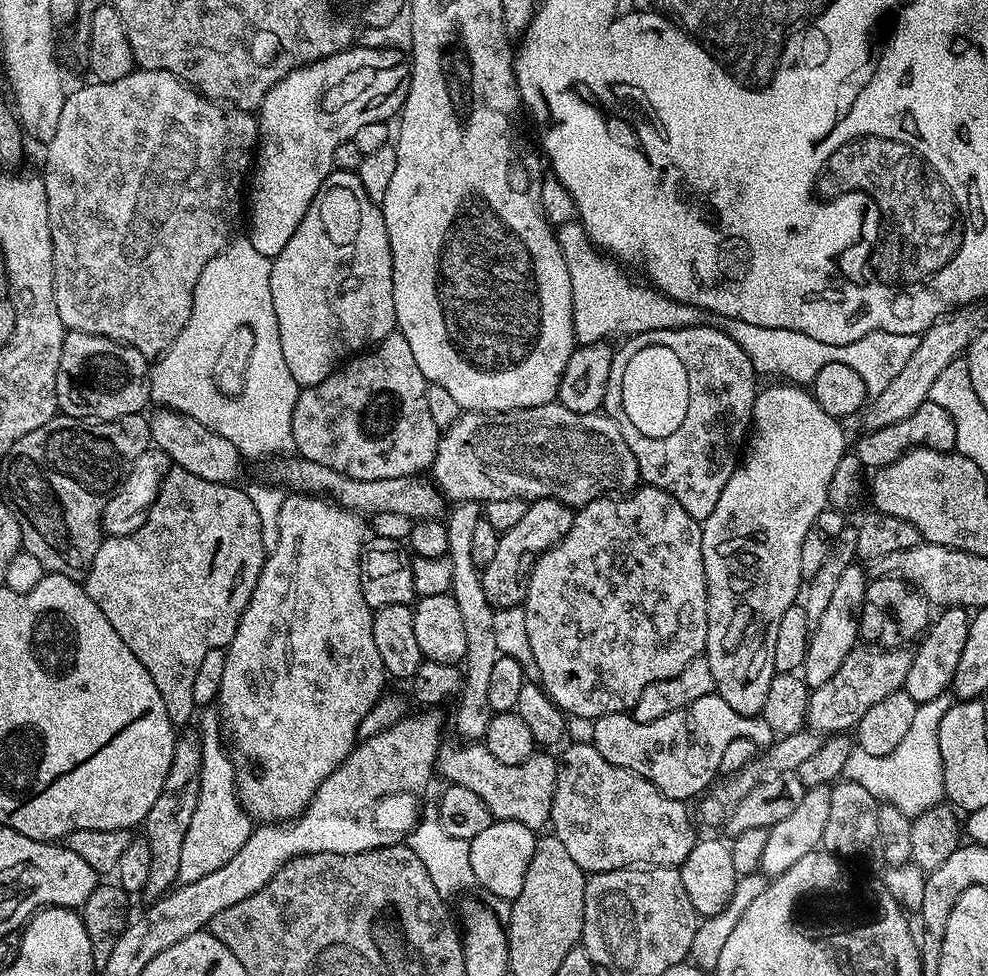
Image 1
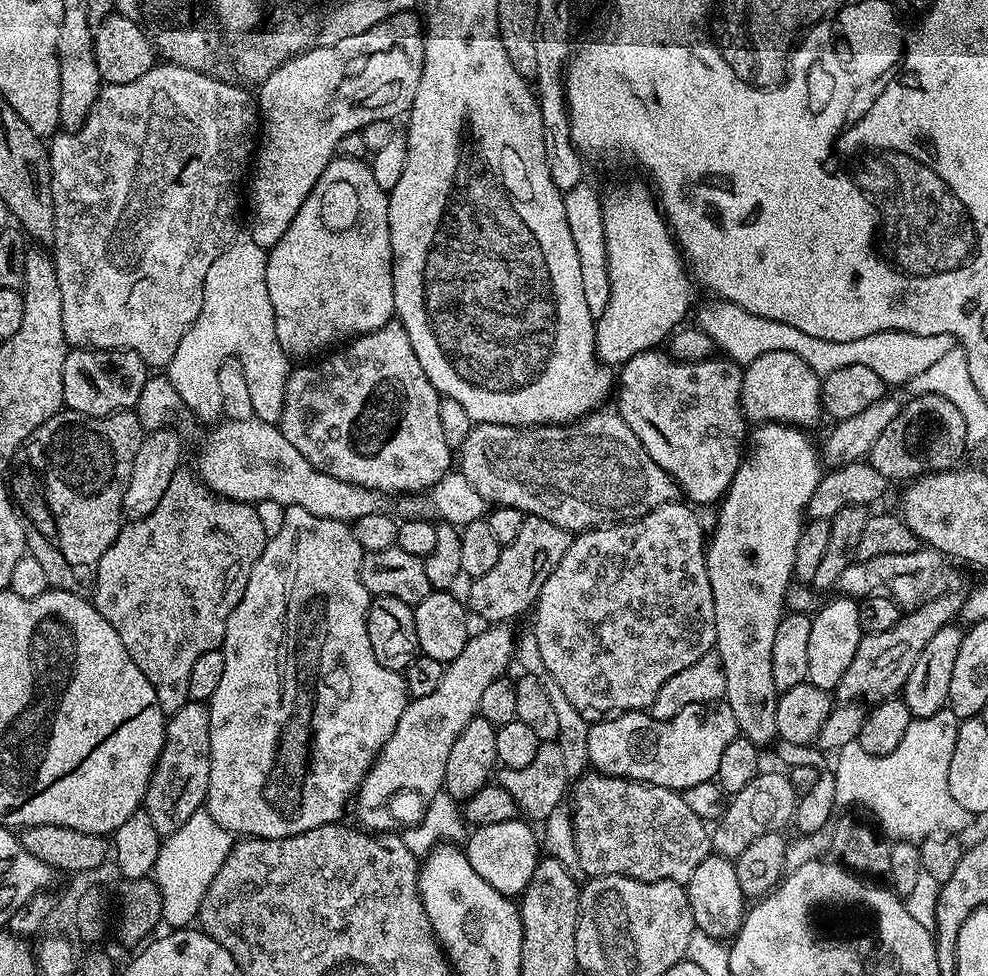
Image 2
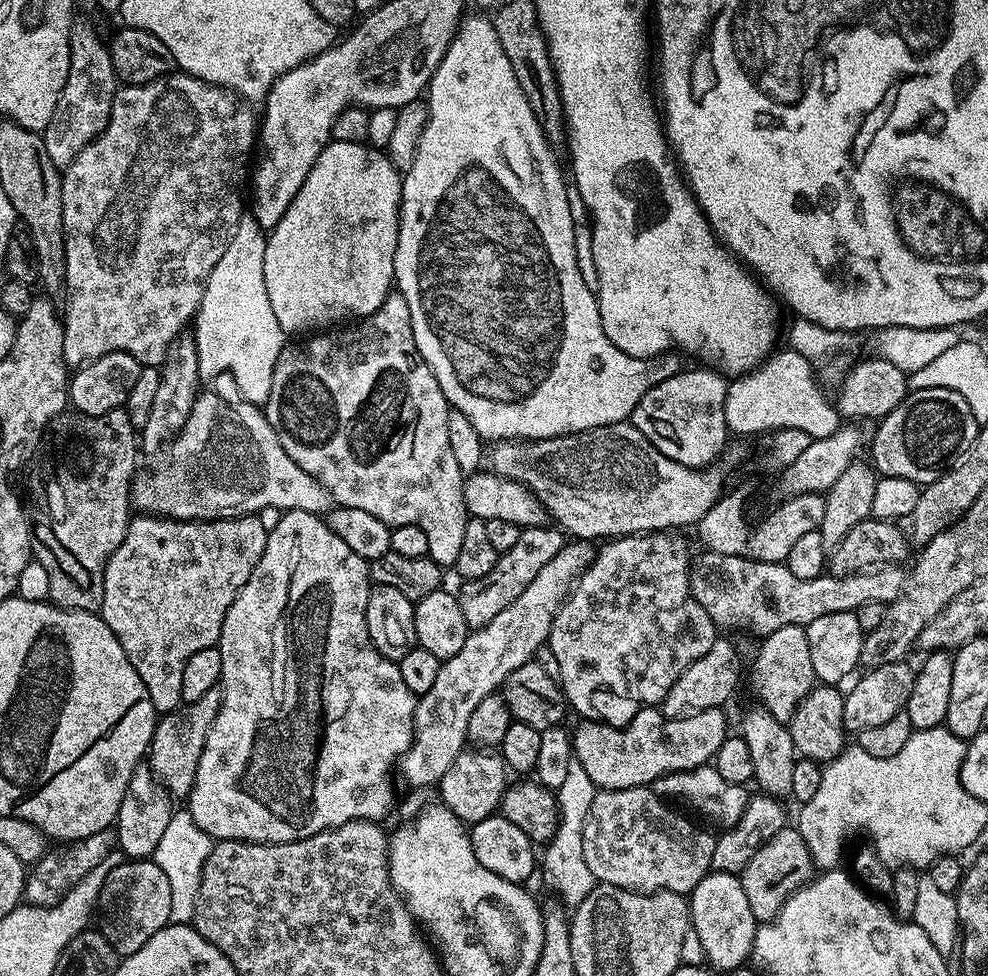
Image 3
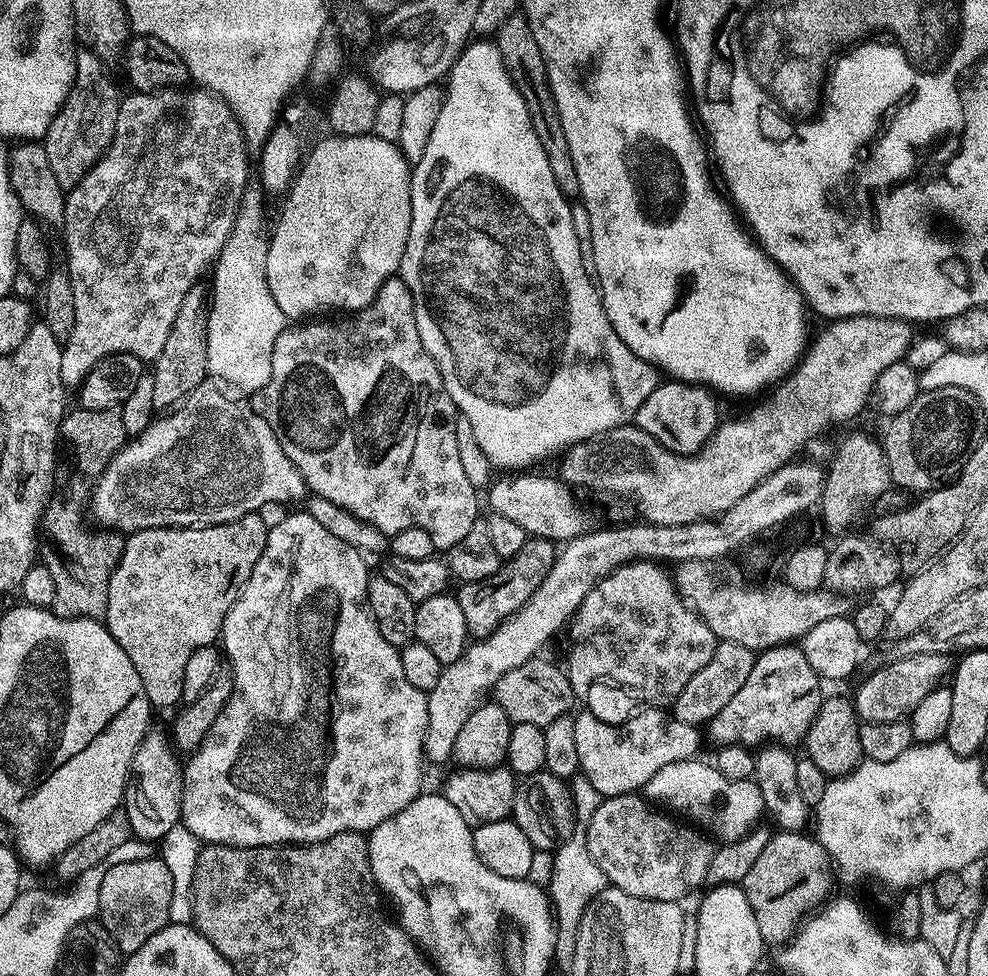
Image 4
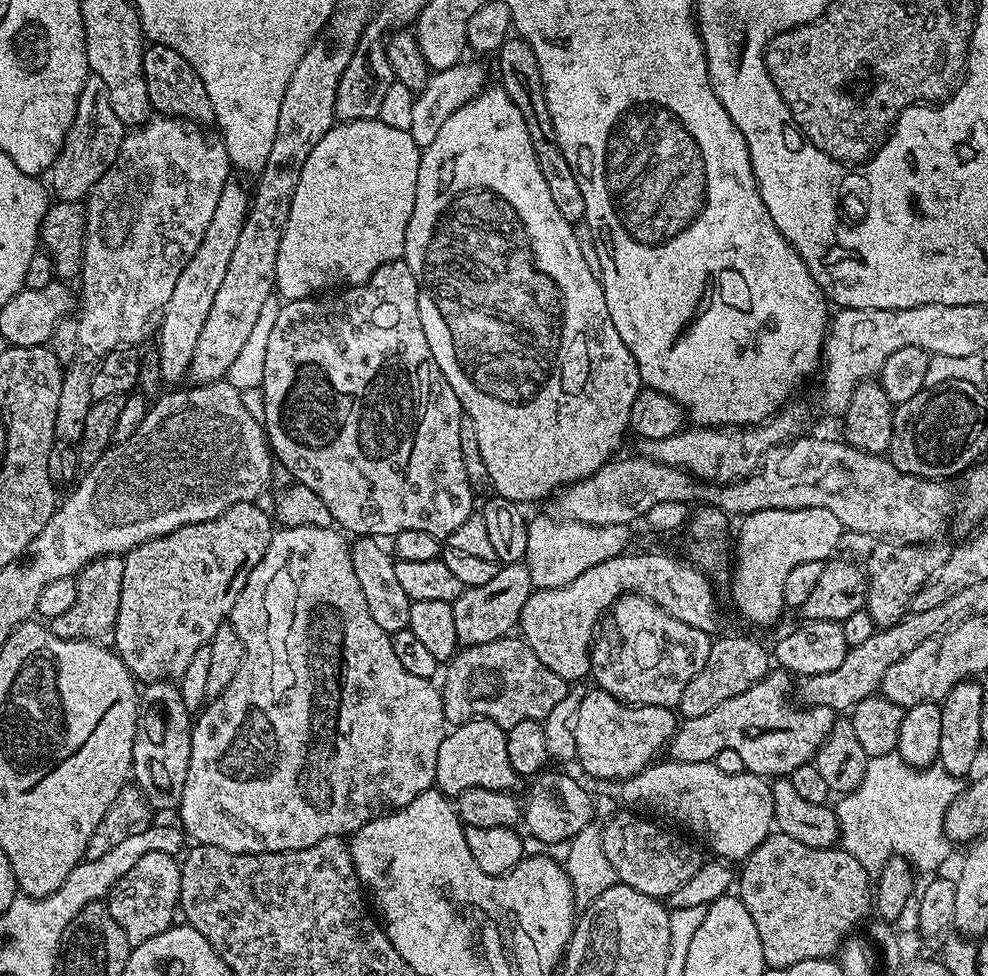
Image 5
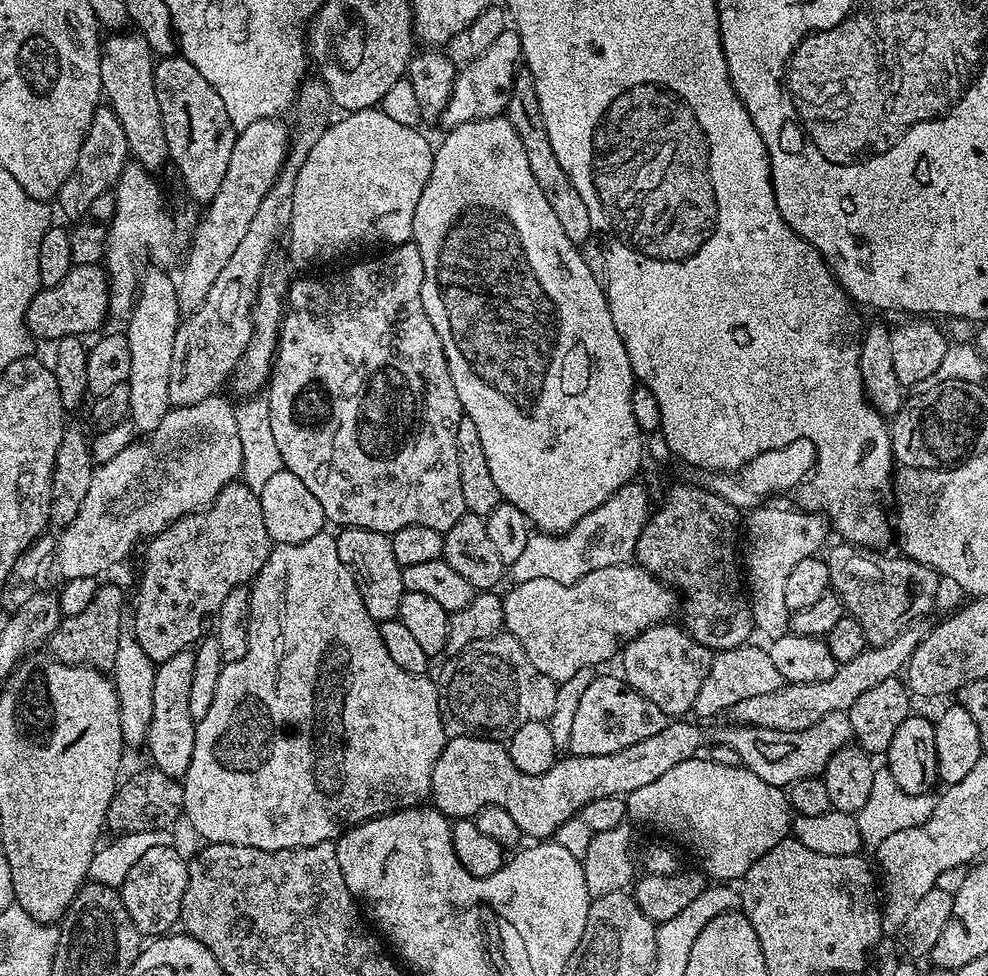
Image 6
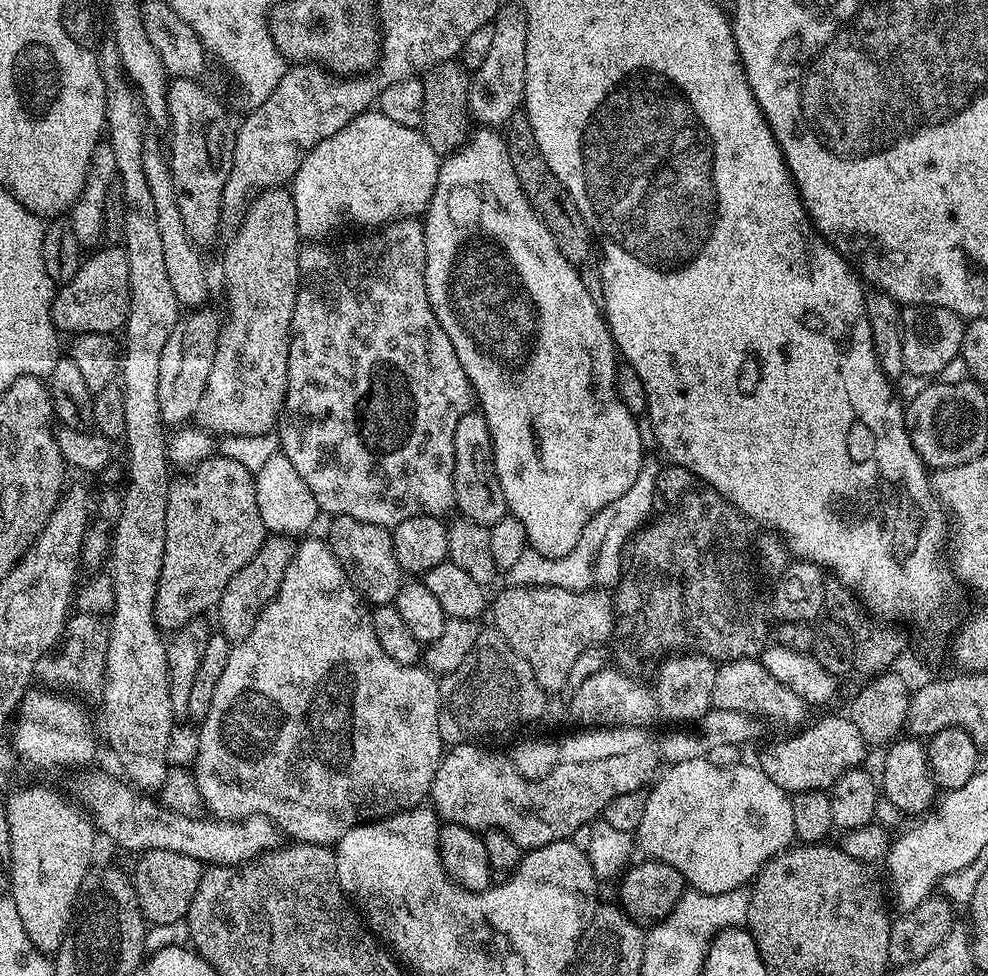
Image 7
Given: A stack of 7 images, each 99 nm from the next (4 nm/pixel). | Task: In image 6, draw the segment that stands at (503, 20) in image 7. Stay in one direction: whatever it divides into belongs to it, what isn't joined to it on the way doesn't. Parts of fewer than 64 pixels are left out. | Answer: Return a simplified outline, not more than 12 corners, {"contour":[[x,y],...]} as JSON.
{"contour":[[505,28],[457,71],[439,127],[501,115],[522,64]]}

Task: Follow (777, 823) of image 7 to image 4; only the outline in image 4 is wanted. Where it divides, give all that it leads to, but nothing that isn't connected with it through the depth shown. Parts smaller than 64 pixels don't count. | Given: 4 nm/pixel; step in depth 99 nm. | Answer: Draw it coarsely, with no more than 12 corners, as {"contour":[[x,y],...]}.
{"contour":[[700,758],[662,766],[645,800],[720,842],[765,815],[755,780]]}

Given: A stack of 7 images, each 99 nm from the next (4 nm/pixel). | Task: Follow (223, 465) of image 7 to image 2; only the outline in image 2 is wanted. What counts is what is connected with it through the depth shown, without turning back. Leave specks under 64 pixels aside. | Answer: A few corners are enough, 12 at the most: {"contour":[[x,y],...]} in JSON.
{"contour":[[177,470],[102,554],[96,609],[168,718],[269,541]]}

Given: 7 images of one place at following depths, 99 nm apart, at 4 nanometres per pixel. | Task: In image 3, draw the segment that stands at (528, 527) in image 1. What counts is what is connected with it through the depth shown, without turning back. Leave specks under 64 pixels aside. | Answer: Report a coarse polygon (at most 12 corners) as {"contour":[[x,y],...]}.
{"contour":[[525,528],[494,570],[455,593],[469,629],[486,626],[566,543]]}

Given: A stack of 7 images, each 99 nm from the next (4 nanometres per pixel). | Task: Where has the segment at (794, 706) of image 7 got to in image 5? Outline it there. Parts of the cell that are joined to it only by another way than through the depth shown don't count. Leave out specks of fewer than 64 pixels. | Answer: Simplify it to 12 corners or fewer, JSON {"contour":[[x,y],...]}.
{"contour":[[748,636],[713,639],[678,705],[684,720],[750,690],[770,652]]}

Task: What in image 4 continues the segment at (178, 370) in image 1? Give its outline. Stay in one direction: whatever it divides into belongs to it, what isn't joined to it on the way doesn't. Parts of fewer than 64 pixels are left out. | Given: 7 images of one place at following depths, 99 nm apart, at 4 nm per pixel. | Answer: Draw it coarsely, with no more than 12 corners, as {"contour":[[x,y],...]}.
{"contour":[[249,178],[214,261],[208,371],[263,393],[286,327]]}

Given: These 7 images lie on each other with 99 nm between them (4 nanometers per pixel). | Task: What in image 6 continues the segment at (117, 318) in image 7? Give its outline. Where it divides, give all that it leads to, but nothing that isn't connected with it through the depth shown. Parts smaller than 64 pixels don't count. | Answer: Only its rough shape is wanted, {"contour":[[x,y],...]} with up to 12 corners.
{"contour":[[77,264],[37,292],[25,322],[37,341],[99,333],[108,273]]}

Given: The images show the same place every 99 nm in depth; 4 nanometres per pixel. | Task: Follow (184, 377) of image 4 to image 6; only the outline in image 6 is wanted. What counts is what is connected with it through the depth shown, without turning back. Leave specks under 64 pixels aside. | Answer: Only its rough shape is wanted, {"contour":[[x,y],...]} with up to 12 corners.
{"contour":[[280,118],[237,131],[193,230],[181,313],[198,310],[242,243],[290,139]]}

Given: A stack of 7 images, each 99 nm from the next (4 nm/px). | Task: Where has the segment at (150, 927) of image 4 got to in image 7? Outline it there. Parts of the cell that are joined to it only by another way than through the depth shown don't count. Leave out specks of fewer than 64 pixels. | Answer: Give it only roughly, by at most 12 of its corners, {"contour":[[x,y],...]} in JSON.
{"contour":[[141,852],[130,879],[149,925],[181,923],[205,865]]}

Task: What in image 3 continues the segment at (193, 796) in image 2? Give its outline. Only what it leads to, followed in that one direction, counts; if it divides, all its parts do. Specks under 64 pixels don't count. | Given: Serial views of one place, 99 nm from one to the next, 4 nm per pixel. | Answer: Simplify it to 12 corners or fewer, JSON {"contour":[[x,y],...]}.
{"contour":[[223,691],[157,719],[148,766],[173,799],[193,786]]}

